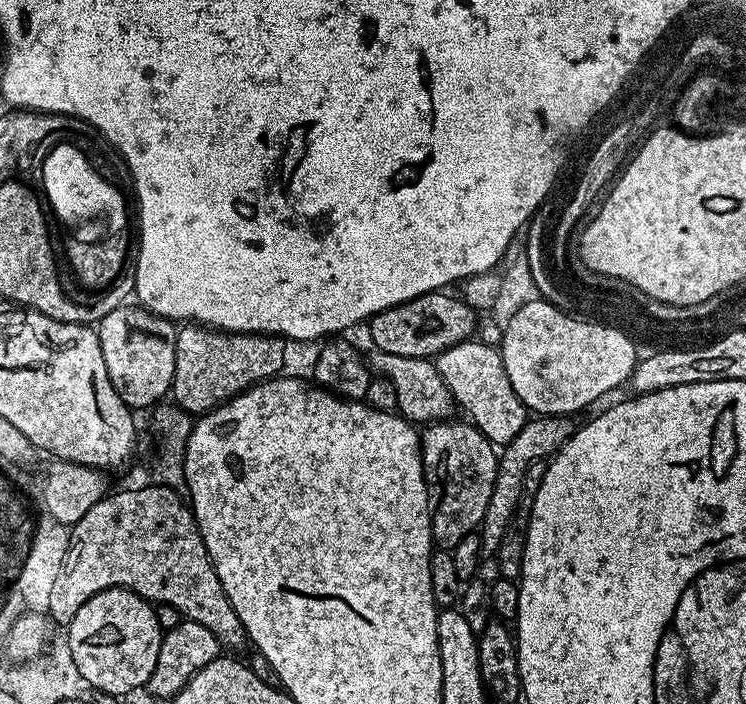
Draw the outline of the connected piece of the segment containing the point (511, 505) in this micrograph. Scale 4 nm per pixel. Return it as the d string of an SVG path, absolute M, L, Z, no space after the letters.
M537 415L529 419L528 423L522 426L522 430L518 430L518 434L509 444L503 445L496 465L494 494L490 494L490 506L486 506L486 514L478 529L481 557L495 557L496 551L502 546L502 538L506 538L506 526L510 526L512 516L516 513L516 505L521 499L526 470L531 464L547 461L559 452L561 446L572 436L572 422L567 416Z

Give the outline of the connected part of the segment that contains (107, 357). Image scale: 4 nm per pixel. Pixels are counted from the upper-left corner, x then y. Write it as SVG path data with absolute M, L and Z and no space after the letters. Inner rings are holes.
M117 307L115 312L99 321L102 358L118 398L122 398L129 409L148 410L161 403L172 391L178 328L173 321L155 316L143 307L124 307Z

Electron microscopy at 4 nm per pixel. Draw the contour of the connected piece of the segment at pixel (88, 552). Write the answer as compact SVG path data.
M159 486L151 487L132 488L129 492L114 493L115 491L113 491L111 494L106 494L97 504L90 506L90 510L86 510L86 514L82 514L82 518L76 524L71 525L68 532L68 546L64 551L62 562L58 569L58 578L55 579L54 590L51 591L47 615L57 625L66 626L74 618L74 614L78 613L78 608L87 602L92 595L96 595L107 588L128 588L131 592L137 592L143 600L149 601L153 605L168 605L174 610L180 611L183 619L193 620L202 626L206 626L206 630L210 630L214 634L214 638L220 640L221 645L228 647L229 644L230 647L236 648L240 643L245 643L244 627L238 618L238 614L234 610L234 606L230 606L230 598L226 598L226 590L222 590L222 582L218 582L218 574L214 570L212 559L208 557L208 551L202 542L200 527L196 524L196 517L193 516L191 507L182 499L181 493L171 492L170 489Z

